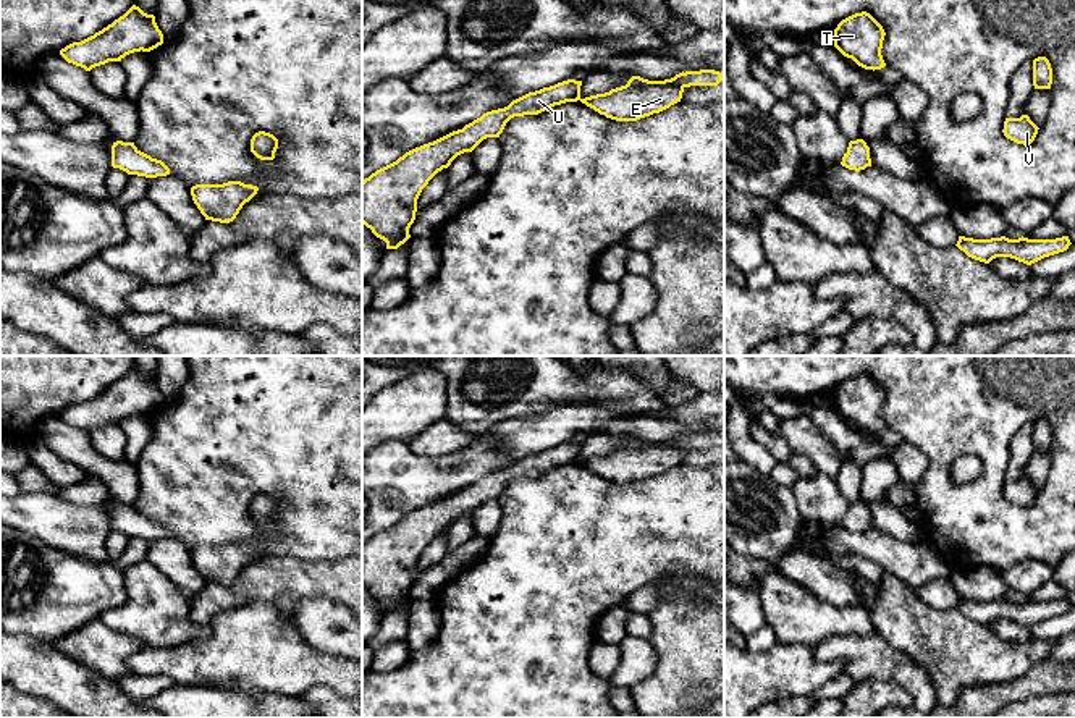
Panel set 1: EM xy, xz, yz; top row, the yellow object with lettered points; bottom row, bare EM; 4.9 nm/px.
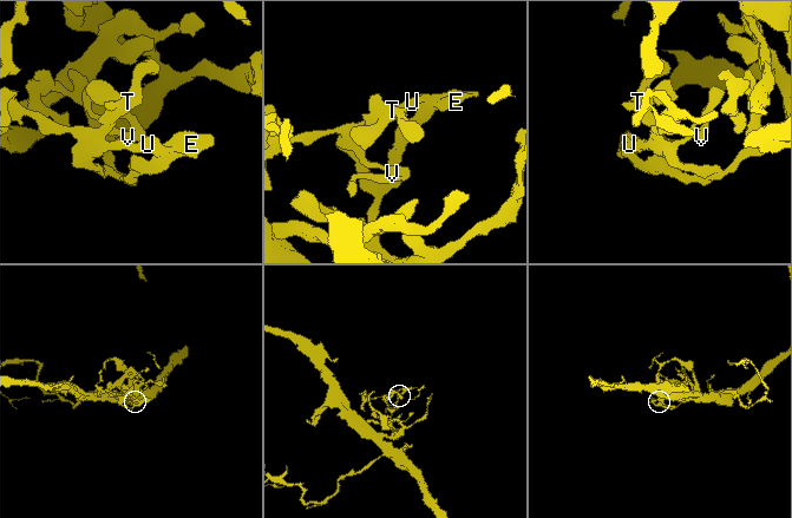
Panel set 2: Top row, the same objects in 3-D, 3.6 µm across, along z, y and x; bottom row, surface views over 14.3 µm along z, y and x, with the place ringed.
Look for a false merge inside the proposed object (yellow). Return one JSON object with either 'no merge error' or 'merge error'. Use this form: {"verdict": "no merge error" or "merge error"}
{"verdict": "no merge error"}

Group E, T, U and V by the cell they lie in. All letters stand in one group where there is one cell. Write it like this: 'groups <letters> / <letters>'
groups E T U V

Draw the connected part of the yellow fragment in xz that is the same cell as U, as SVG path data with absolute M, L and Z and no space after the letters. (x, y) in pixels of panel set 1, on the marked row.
M715 70L682 71L664 81L632 76L626 86L585 99L580 97L582 81L575 79L529 92L504 108L483 113L462 129L406 152L365 178L362 223L386 243L386 249L398 249L411 238L417 199L428 181L457 155L472 152L483 139L500 137L514 116L538 115L554 105L580 100L606 118L637 121L681 102L685 87L718 86L723 78L724 73Z

